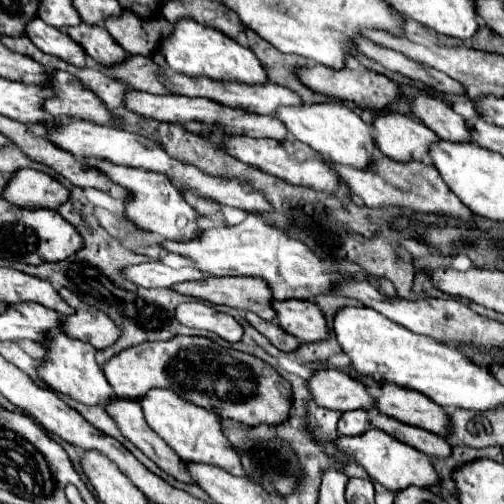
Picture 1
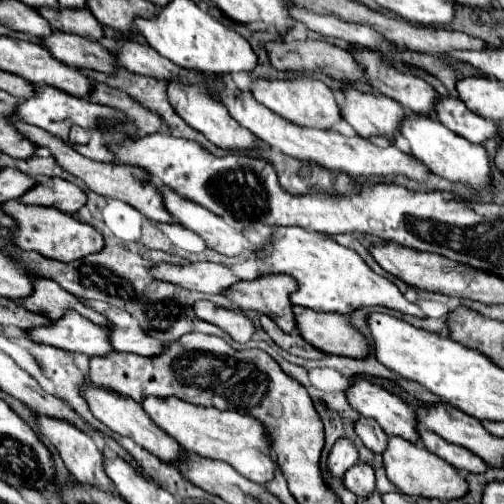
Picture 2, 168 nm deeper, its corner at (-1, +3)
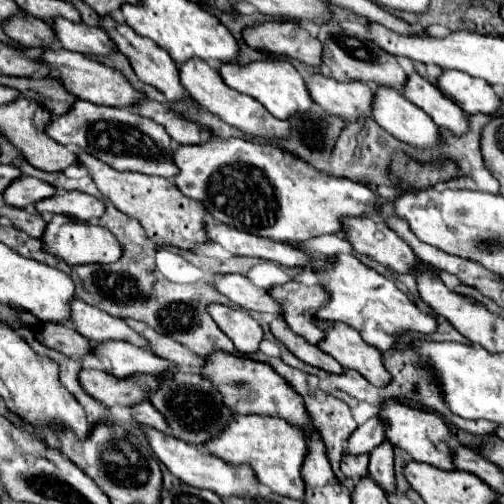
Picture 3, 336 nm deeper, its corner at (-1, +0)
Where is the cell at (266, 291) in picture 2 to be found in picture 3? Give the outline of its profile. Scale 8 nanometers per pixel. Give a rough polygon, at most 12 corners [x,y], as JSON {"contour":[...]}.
{"contour":[[297,280],[269,294],[283,306],[283,320],[309,344],[325,334],[317,308],[329,302],[321,286]]}

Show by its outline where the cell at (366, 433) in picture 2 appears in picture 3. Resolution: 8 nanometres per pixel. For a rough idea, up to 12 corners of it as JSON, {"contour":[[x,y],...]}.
{"contour":[[389,442],[371,452],[369,476],[393,494],[393,448]]}

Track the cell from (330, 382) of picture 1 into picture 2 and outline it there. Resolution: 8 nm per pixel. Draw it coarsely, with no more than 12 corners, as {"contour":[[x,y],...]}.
{"contour":[[363,377],[345,397],[387,435],[419,443],[415,413],[401,397]]}

